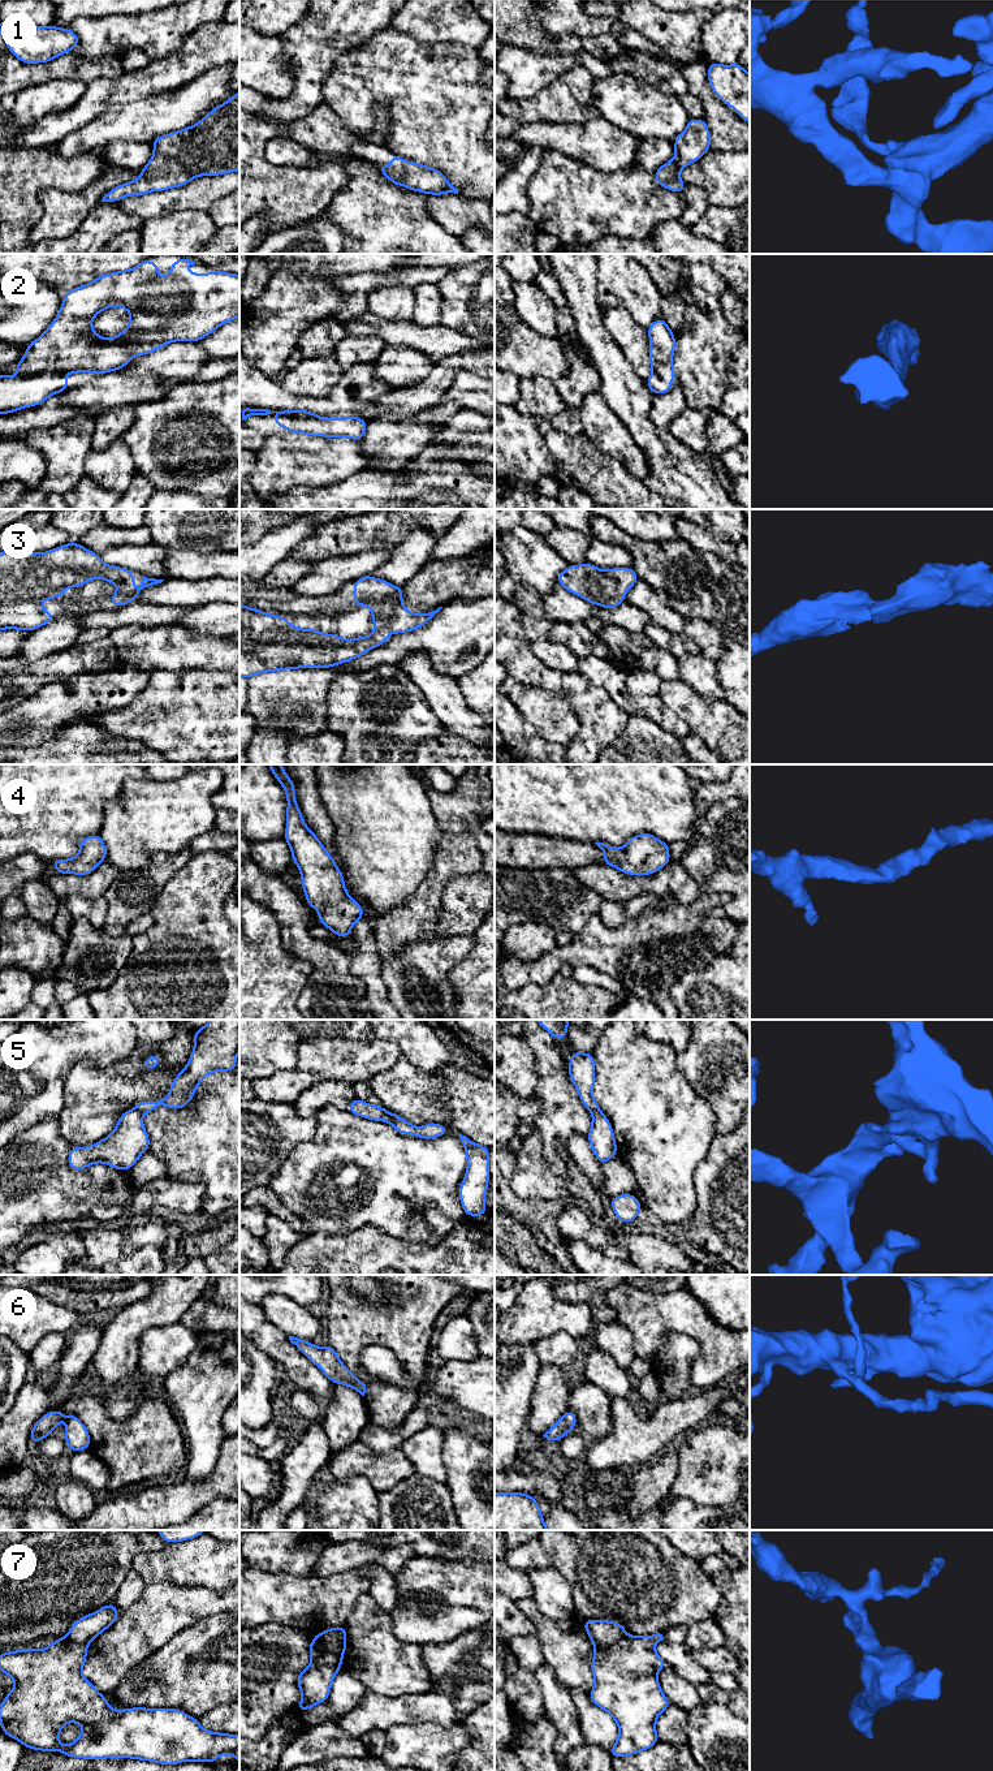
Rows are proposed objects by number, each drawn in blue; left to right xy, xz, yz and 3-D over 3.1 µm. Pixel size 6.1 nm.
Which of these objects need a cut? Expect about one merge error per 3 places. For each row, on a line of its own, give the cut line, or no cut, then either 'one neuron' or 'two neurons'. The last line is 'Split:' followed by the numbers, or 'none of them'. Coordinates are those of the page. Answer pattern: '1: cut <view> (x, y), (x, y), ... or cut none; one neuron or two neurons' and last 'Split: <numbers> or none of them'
1: cut none; one neuron
2: cut none; one neuron
3: cut none; one neuron
4: cut none; one neuron
5: cut xz (387, 1111), (393, 1124); two neurons
6: cut none; one neuron
7: cut yz (626, 1634), (605, 1646), (596, 1647); two neurons
Split: 5, 7

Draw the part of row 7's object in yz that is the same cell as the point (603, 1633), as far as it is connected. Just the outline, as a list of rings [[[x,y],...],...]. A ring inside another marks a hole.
[[[591,1619],[582,1621],[582,1624],[595,1647],[606,1647],[627,1636],[619,1623]]]

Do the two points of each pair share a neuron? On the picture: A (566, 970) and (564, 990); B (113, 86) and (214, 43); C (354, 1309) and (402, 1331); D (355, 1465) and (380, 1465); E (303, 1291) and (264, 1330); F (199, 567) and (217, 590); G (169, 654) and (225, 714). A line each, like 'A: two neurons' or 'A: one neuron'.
A: two neurons
B: one neuron
C: one neuron
D: one neuron
E: two neurons
F: two neurons
G: two neurons

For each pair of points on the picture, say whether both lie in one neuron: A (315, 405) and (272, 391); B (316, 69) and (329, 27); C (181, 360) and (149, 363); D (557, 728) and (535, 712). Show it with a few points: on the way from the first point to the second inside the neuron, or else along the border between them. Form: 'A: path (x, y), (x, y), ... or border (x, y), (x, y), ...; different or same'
A: path (305, 403), (283, 400); same
B: path (316, 59), (316, 43), (322, 38); same
C: path (173, 360), (156, 362); same
D: path (552, 723), (540, 712); same

